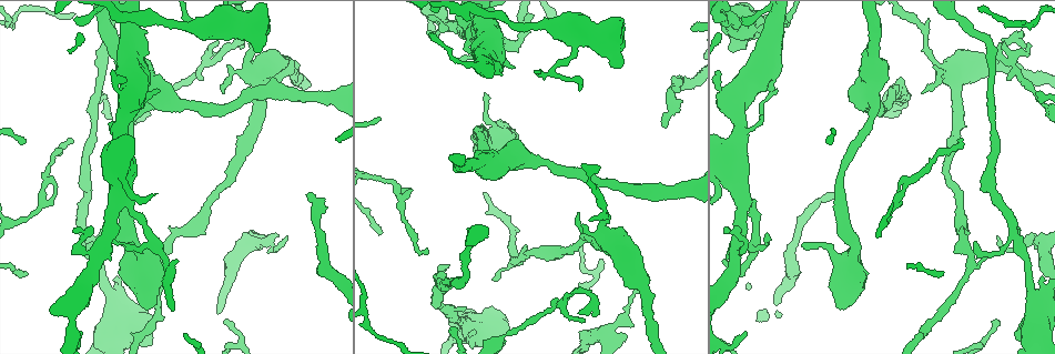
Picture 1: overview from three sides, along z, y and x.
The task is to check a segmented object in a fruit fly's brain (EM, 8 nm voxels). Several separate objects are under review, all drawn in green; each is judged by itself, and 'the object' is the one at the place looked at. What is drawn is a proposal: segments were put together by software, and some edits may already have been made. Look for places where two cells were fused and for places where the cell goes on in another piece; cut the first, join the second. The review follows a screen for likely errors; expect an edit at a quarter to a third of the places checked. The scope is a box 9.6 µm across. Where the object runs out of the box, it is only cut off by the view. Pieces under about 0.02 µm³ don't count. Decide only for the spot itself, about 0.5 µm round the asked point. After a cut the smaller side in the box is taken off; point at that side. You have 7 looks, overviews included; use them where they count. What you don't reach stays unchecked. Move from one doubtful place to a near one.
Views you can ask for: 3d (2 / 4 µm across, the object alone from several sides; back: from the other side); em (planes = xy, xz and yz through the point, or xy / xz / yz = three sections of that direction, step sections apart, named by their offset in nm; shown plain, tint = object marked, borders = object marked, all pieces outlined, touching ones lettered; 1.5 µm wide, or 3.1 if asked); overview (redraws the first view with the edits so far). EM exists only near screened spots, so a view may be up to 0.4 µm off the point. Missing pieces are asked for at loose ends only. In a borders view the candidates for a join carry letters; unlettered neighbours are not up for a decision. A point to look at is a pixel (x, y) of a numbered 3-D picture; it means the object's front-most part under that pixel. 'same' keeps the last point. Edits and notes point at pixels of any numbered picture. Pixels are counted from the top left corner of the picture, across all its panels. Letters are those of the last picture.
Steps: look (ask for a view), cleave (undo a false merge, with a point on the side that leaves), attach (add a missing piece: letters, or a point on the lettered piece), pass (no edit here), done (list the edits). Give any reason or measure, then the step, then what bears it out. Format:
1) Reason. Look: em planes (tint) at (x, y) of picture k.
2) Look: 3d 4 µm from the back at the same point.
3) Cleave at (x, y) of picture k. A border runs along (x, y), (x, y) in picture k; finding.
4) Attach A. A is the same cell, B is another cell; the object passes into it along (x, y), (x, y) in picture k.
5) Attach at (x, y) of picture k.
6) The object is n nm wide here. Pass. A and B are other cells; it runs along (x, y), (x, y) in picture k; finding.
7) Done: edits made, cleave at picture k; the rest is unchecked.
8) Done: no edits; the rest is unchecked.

Branch stops here. Look: 3d 2 µm from the back at (81, 331) of picture 1.

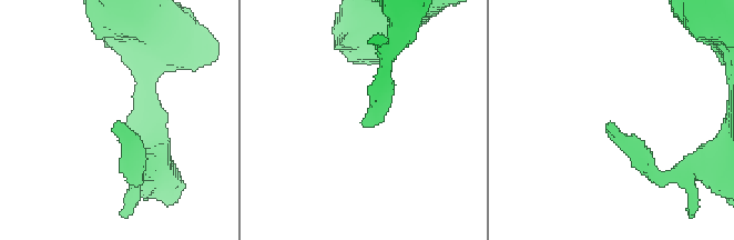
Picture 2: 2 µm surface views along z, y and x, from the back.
Look: em yz step 8 (borders) at (365, 120) of picture 2.

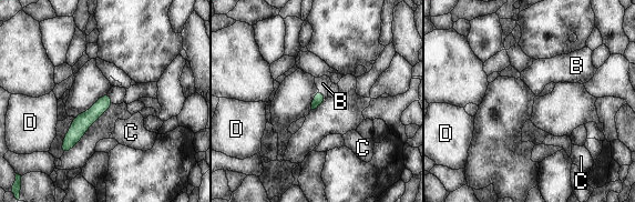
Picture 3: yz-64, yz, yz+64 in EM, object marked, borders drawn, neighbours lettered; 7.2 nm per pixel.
Look: em planes (borders) at the same point.

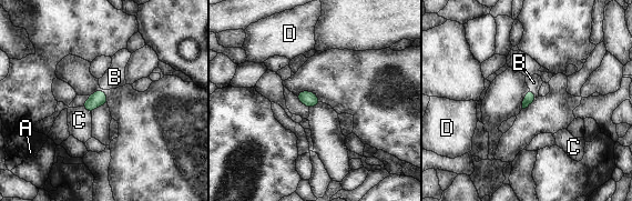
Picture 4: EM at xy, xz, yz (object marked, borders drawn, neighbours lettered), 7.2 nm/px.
The longest contact is with C, 90 nm. Attach B. B is the same cell, A, C and D are other cells; the object passes into it along (530, 97), (533, 93), (533, 82) in picture 4; the cell continues.

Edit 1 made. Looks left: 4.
A fork. Look: 3d 4 µm at (119, 202) of picture 1.

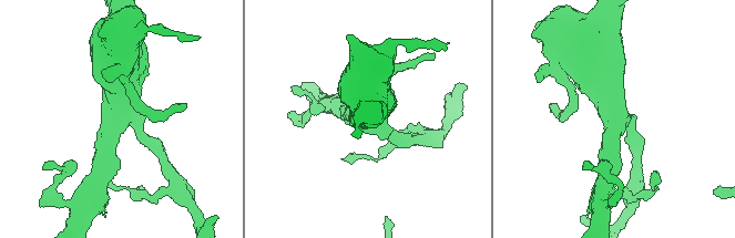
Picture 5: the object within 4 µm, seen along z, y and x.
3 arms meet here; the arms are 190, 320, 700 nm wide; shape alone is not enough. Look: em planes (borders) at (119, 117) of picture 5.

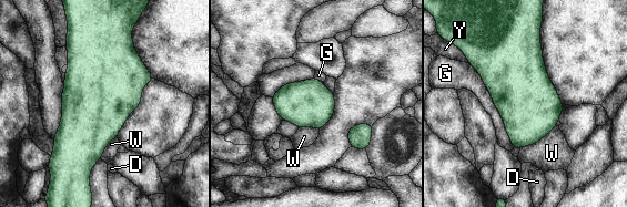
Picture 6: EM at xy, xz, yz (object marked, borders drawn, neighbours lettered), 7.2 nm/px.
The object is 440 nm wide here. Pass. D, G, W and Y are other cells; a border runs along (323, 83), (333, 93) in picture 6; one cell here.

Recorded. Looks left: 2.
Thin end. Look: 3d 2 µm at (593, 220) of picture 1.

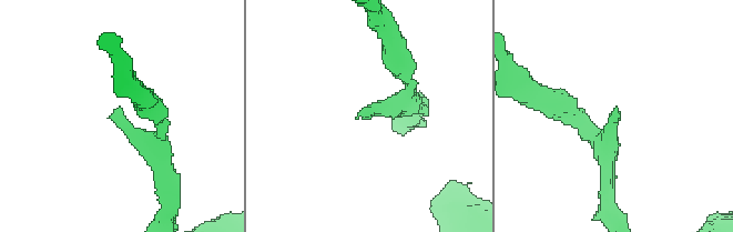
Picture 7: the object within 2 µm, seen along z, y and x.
The arms are 160, 200 nm wide. Look: em planes (borders) at (369, 118) of picture 7.

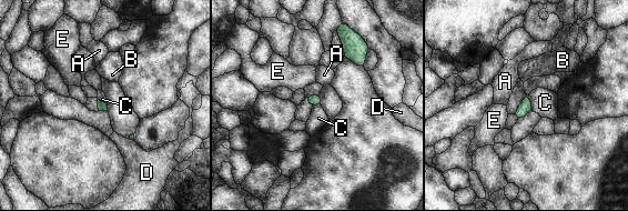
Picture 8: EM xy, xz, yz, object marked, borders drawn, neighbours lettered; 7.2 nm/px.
Pass. A, B, C, D and E are other cells; a border runs along (528, 96), (533, 109) in picture 8; no lettered piece goes on from it.

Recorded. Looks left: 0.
Done: edits made, attach at picture 4; the rest is unchecked.

